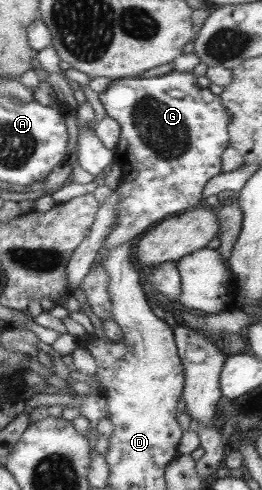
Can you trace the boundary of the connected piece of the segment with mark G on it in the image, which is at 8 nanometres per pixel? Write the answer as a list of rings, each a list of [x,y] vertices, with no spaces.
[[[169,71],[167,74],[164,75],[160,75],[160,76],[153,76],[153,77],[148,77],[148,78],[138,78],[138,77],[131,77],[131,78],[119,78],[119,79],[112,79],[110,81],[110,83],[107,85],[107,88],[103,89],[103,92],[99,92],[98,94],[98,98],[103,106],[103,108],[105,109],[105,112],[107,114],[108,118],[111,118],[112,120],[115,120],[116,124],[120,127],[120,134],[119,134],[119,140],[117,142],[116,148],[114,149],[114,156],[112,157],[112,161],[113,163],[122,171],[122,180],[120,181],[120,184],[116,187],[116,194],[118,194],[118,196],[120,196],[120,202],[116,205],[115,208],[115,222],[113,222],[113,224],[111,224],[111,232],[107,232],[107,238],[105,238],[105,240],[103,240],[103,246],[101,246],[101,248],[104,248],[104,257],[101,260],[101,263],[96,267],[96,268],[91,268],[90,272],[83,276],[83,280],[81,280],[79,287],[81,288],[81,290],[83,291],[83,293],[86,296],[86,302],[84,304],[84,306],[82,308],[79,308],[78,310],[81,312],[84,312],[84,309],[89,309],[91,312],[93,312],[93,314],[95,314],[95,316],[97,316],[97,318],[99,318],[100,320],[103,319],[113,319],[113,316],[111,316],[111,300],[109,300],[109,294],[107,292],[107,283],[109,283],[109,276],[105,275],[104,272],[104,267],[102,266],[102,262],[104,262],[104,258],[106,257],[106,254],[108,254],[108,250],[110,250],[111,247],[115,247],[115,245],[119,245],[119,243],[125,243],[125,241],[130,241],[134,236],[137,236],[138,234],[141,234],[141,232],[145,232],[145,230],[147,230],[147,228],[149,228],[149,226],[151,226],[151,224],[155,224],[155,222],[159,223],[160,221],[162,221],[163,219],[169,217],[169,216],[174,216],[177,214],[180,214],[182,211],[187,210],[187,209],[191,209],[191,208],[195,208],[196,206],[201,204],[202,199],[202,191],[203,188],[205,187],[205,184],[207,184],[207,182],[210,180],[210,178],[213,178],[213,176],[217,176],[217,174],[221,173],[221,154],[223,154],[223,150],[225,150],[225,148],[228,148],[228,135],[227,135],[227,124],[228,121],[230,120],[230,116],[227,114],[227,109],[225,109],[225,107],[223,107],[223,105],[221,104],[221,99],[219,99],[219,95],[214,95],[213,93],[211,93],[211,91],[209,91],[209,89],[206,88],[201,88],[197,85],[196,81],[195,81],[195,76],[193,76],[193,73],[190,72],[177,72],[177,71]]]

